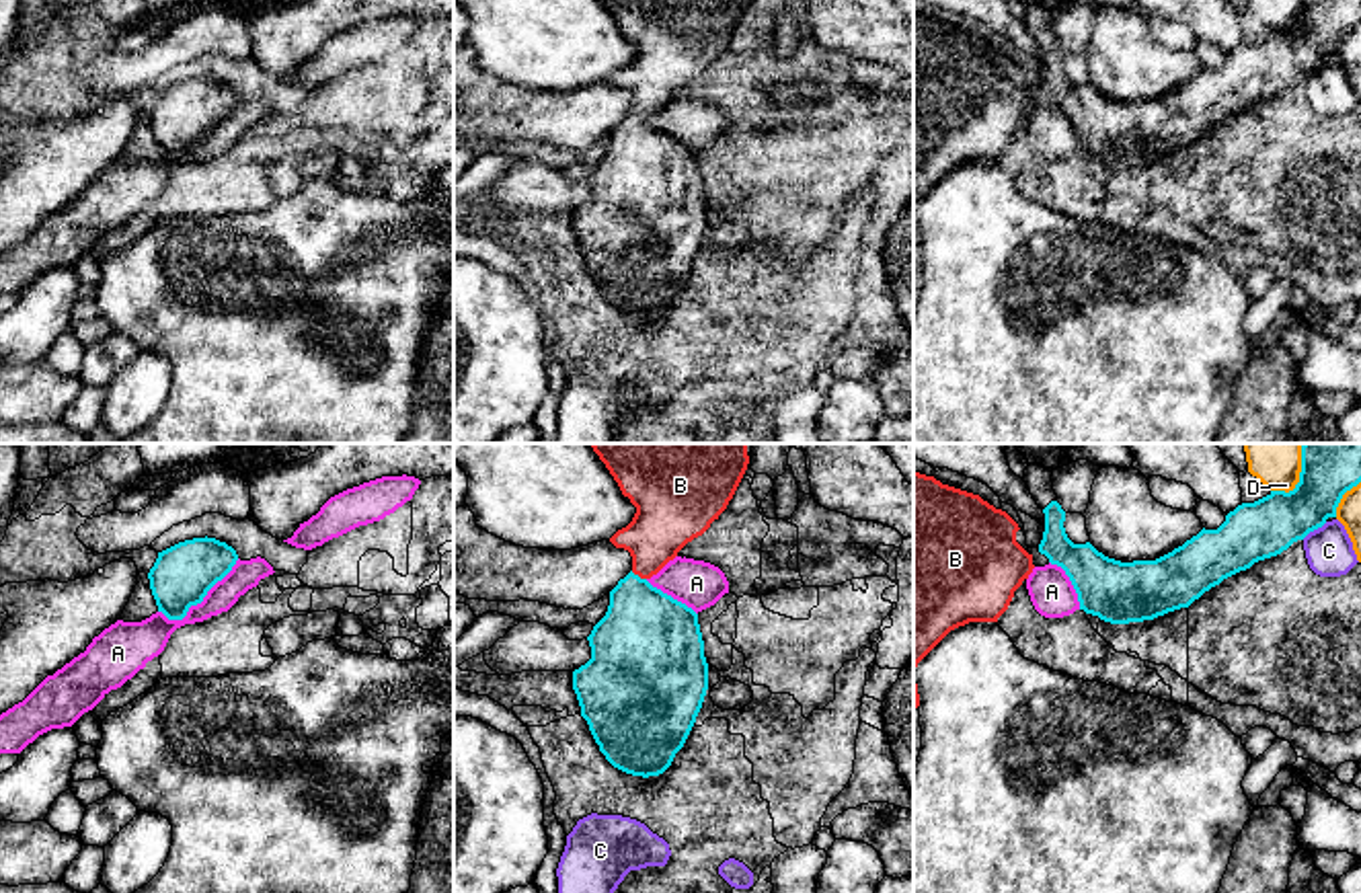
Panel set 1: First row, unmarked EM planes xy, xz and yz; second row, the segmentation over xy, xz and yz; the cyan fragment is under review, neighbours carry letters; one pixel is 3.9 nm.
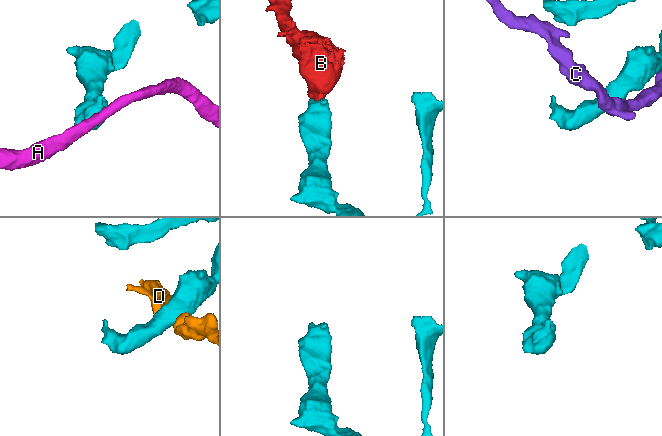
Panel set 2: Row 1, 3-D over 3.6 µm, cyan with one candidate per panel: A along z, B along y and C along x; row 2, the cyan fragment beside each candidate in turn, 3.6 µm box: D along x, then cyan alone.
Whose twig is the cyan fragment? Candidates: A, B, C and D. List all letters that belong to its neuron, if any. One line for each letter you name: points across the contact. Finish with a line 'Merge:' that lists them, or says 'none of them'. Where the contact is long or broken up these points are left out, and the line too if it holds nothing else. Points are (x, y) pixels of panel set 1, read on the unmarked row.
B: runs through xz (647, 177), (637, 150), (637, 115), (666, 60)
Merge: B

